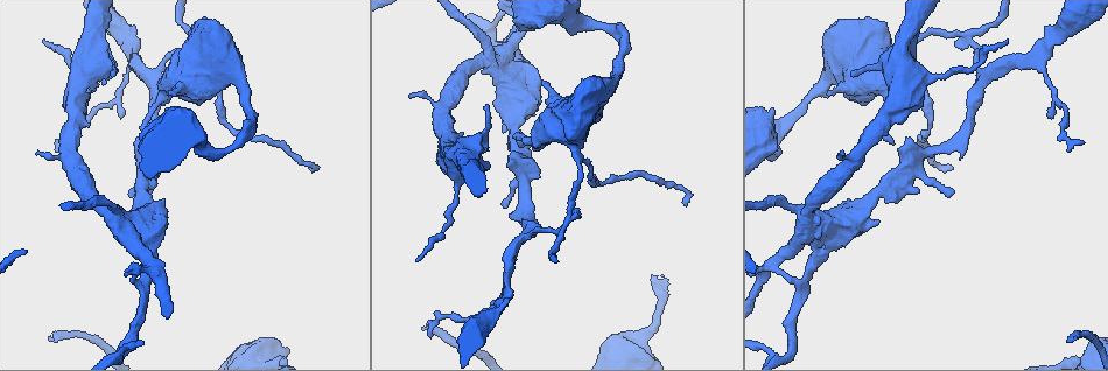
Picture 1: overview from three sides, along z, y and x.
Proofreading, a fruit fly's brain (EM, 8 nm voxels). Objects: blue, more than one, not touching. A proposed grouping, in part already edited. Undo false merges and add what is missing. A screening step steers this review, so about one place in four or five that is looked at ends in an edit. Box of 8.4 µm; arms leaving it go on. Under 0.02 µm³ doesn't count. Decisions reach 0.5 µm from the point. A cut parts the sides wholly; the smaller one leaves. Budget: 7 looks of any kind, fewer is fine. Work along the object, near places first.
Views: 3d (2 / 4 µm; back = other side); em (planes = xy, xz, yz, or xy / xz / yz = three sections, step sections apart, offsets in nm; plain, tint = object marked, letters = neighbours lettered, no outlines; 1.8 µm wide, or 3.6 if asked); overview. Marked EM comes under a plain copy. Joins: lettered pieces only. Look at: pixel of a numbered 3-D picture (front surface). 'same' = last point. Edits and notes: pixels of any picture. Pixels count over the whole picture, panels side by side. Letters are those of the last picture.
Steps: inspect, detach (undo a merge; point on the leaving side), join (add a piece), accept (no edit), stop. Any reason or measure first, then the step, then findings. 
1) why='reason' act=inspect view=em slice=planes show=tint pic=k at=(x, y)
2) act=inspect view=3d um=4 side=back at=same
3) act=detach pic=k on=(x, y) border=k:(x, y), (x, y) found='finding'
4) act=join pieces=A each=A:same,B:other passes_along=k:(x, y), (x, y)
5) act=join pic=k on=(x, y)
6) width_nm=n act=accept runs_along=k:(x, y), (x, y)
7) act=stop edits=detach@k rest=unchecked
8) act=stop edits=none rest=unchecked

act=inspect view=em slice=planes show=letters pic=1 at=(963, 34)

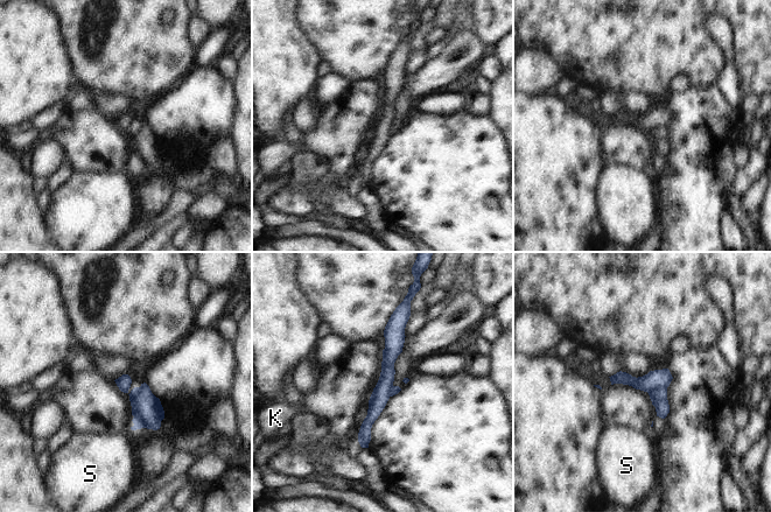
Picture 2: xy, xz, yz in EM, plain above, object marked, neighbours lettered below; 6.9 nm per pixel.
act=detach pic=2 on=(658, 397) each=K:other,S:other found='two cells meet here'

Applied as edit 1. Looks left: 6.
why='see it whole again' act=inspect view=overview

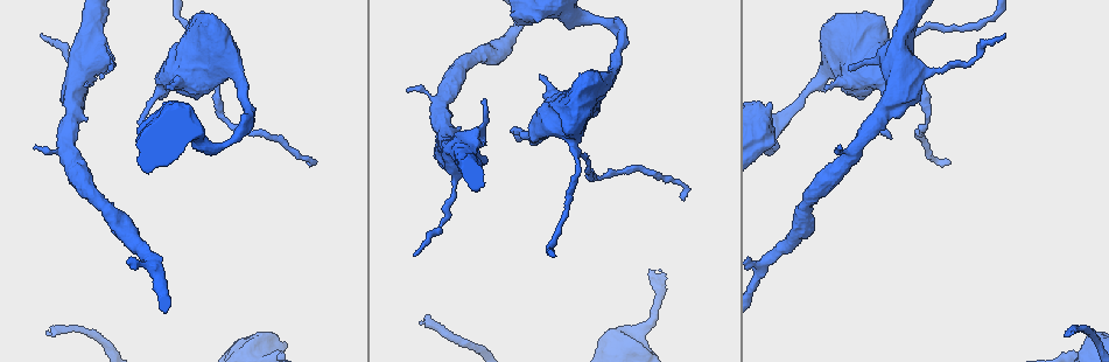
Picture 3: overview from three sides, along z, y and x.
why='free end' act=inspect view=em slice=planes show=letters pic=3 at=(540, 76)

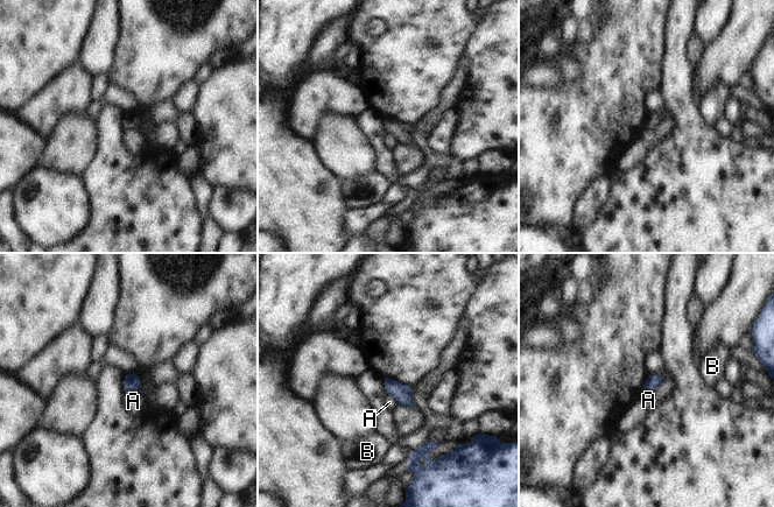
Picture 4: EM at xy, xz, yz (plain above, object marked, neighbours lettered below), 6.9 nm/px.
act=accept each=A:other,B:other border=4:(663, 379), (656, 387), (644, 389) found='none of them fits'

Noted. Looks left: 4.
why='looks like a crossing' act=inspect view=3d um=2 pic=3 at=(918, 75)

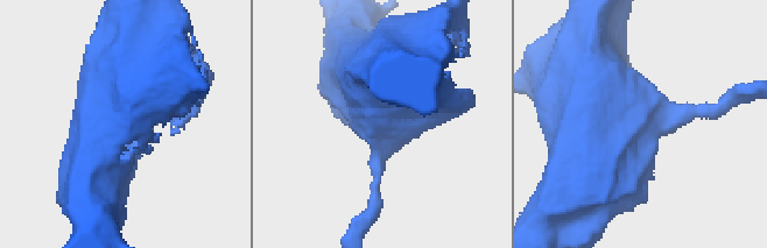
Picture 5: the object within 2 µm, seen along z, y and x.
why='need the tissue' act=inspect view=em slice=planes show=letters pic=5 at=(640, 122)

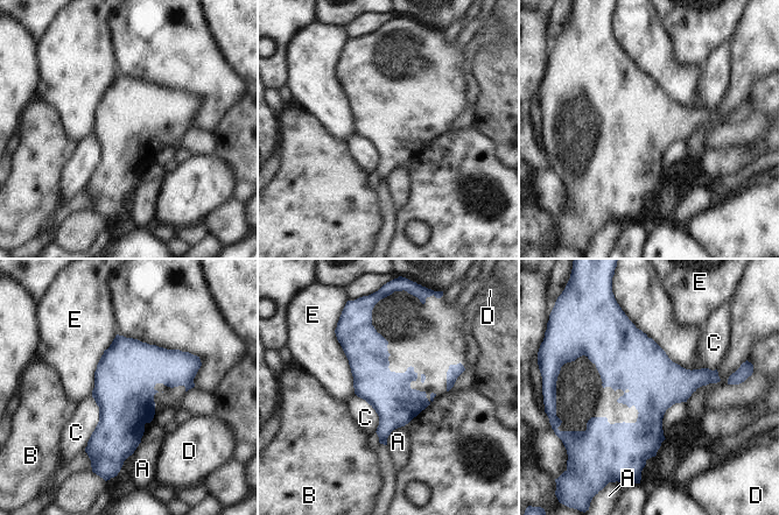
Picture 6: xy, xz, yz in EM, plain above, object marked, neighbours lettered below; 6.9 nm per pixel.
width_nm=300 act=accept each=A:other,B:other,C:other,D:other,E:other border=6:(92, 396), (98, 423), (84, 448) found='one cell here'

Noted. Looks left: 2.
act=stop edits=detach@2 rest=unchecked

